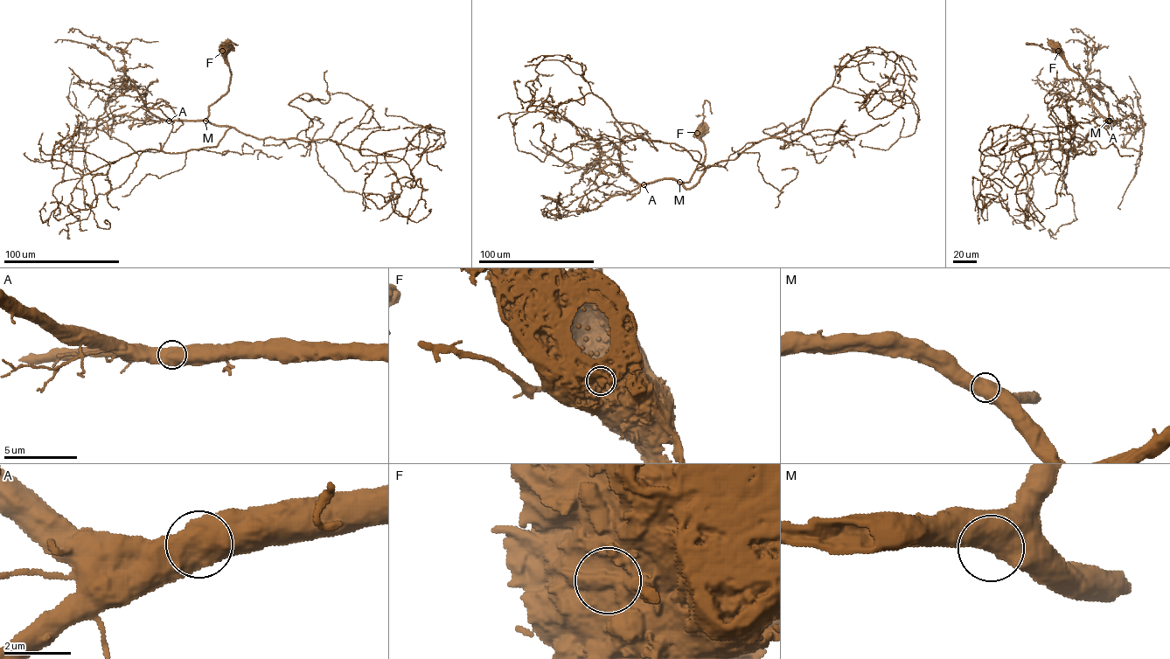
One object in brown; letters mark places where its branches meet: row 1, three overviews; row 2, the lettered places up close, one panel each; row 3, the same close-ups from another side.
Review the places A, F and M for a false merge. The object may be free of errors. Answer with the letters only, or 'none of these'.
F

